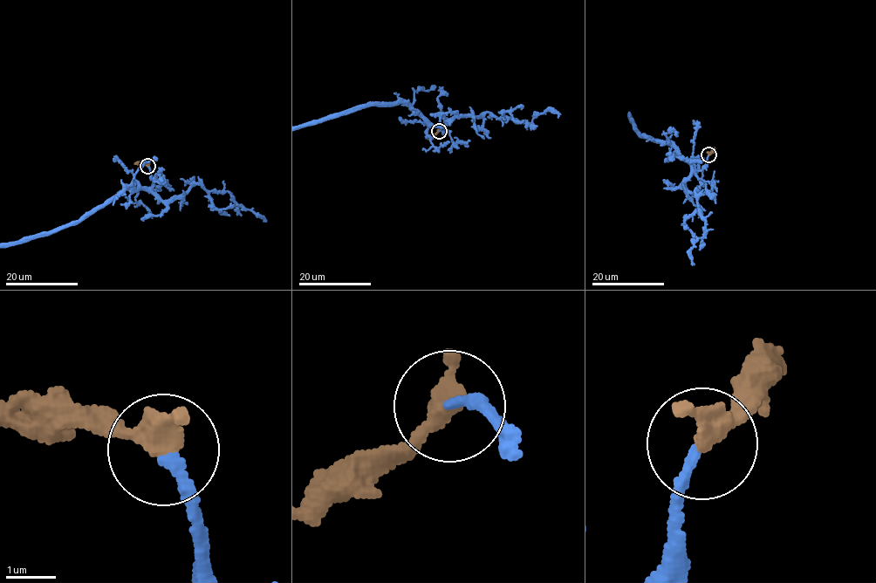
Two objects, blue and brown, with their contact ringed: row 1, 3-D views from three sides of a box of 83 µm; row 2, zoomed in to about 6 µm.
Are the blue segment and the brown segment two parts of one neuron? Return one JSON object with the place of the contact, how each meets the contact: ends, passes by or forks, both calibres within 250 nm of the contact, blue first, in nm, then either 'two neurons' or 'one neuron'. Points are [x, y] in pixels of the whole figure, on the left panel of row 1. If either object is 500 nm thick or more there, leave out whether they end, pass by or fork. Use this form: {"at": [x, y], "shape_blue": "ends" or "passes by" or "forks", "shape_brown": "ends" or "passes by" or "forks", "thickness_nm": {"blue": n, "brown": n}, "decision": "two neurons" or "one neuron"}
{"at": [147, 166], "shape_blue": "ends", "shape_brown": "passes by", "thickness_nm": {"blue": 200, "brown": 320}, "decision": "one neuron"}

